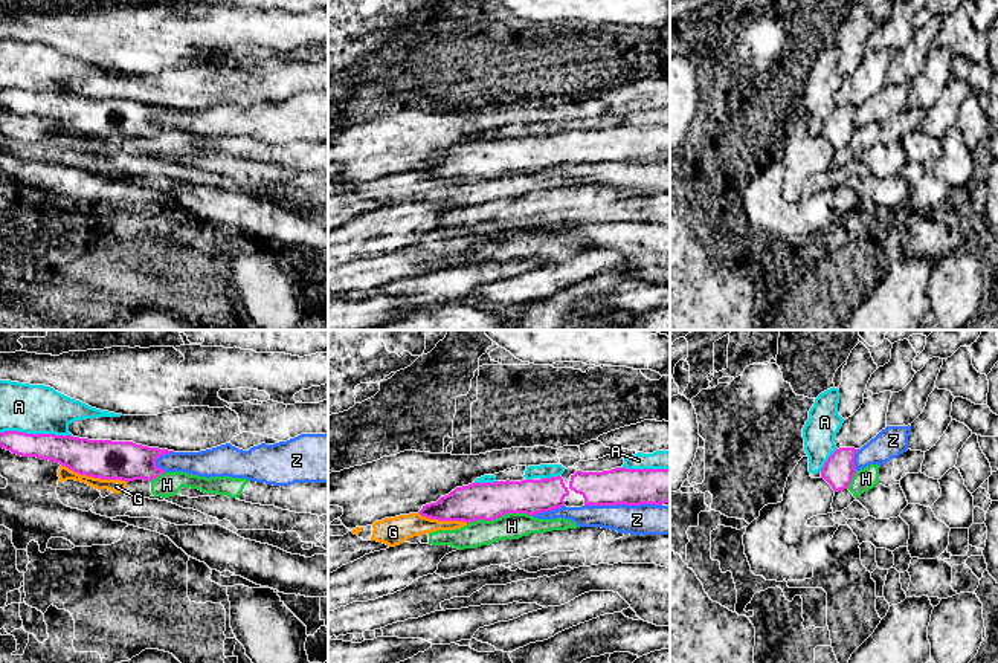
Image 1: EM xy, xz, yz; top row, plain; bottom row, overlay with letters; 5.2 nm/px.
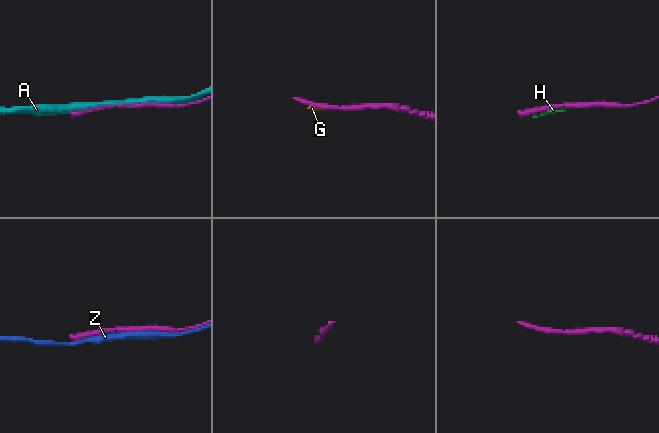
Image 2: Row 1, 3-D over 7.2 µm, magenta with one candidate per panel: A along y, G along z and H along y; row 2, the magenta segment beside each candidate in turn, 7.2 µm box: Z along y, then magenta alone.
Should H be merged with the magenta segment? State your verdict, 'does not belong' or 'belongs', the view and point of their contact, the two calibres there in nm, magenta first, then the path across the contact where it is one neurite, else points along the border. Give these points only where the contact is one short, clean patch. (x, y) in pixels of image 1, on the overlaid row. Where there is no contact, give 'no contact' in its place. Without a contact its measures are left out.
does not belong | xz (499, 517) | 190/140 nm

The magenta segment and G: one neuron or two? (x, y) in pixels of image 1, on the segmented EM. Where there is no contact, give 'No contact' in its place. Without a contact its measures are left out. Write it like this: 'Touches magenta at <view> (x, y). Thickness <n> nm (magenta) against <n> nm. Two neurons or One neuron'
Touches magenta at xy (95, 477). Thickness 200 nm (magenta) against 80 nm. One neuron

